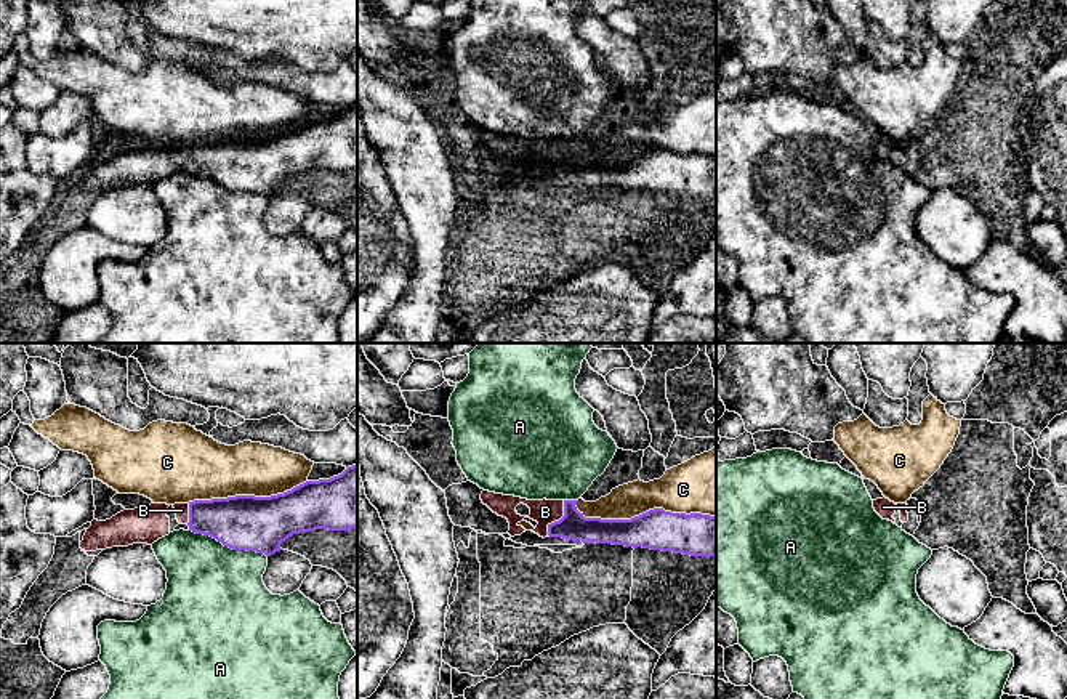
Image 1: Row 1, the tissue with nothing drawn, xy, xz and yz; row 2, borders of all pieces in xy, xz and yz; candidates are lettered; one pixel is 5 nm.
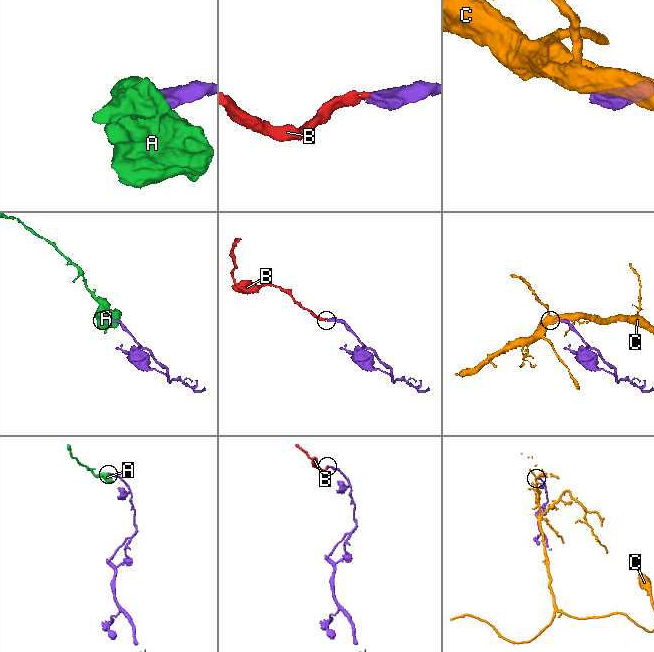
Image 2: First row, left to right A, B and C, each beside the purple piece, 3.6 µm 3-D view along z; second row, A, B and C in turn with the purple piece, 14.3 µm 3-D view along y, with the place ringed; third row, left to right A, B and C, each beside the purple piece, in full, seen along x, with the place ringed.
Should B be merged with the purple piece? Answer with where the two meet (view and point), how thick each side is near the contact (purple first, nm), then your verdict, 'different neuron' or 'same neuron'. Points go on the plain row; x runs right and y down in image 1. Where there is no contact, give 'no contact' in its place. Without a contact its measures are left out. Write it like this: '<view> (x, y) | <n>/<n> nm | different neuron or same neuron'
xz (559, 161) | 140/130 nm | same neuron

